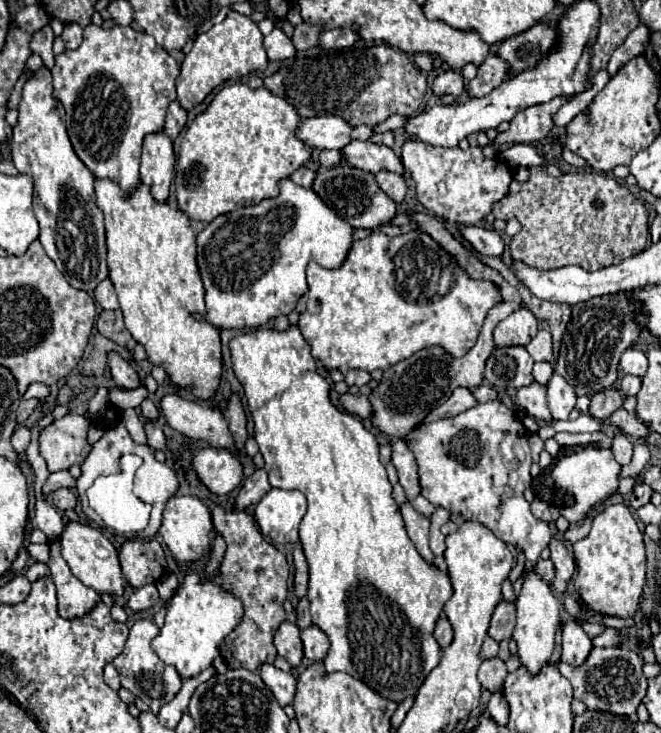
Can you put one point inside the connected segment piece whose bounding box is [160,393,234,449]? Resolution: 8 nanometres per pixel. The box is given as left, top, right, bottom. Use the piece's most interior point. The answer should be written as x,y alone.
197,422

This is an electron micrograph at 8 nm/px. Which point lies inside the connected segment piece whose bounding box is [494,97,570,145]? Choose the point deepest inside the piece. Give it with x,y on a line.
533,124

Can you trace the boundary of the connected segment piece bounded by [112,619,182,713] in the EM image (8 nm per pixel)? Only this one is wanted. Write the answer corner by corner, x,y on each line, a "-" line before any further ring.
140,619
136,621
132,627
130,627
130,635
128,635
128,641
126,641
126,647
124,651
112,661
112,665
116,667
116,671
120,673
120,681
122,681
122,687
132,691
138,699
142,699
146,705
150,705
150,711
152,713
158,713
158,709
172,701
174,695
180,691
182,687
182,679
178,675
178,671
166,663
160,661
160,657
154,653
152,649
152,639
160,633
158,625
150,619

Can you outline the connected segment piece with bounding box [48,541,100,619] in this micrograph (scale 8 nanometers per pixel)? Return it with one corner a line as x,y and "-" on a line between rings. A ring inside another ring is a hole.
52,541
50,543
50,571
52,571
52,581
56,583
58,589
58,611
62,617
74,619
86,615
98,601
100,595
94,593
94,589
82,585
78,581
66,561
60,555
60,543

